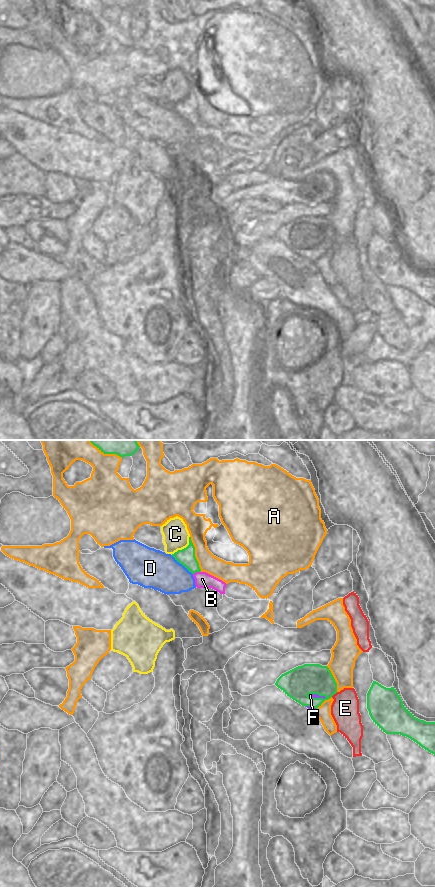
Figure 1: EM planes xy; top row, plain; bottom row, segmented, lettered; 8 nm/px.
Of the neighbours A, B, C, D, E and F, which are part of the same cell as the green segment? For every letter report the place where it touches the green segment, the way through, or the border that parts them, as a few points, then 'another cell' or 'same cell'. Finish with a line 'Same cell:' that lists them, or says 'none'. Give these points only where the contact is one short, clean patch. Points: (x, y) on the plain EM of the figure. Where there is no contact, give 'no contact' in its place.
A: xy (194, 106) | another cell
B: xy (196, 123) | along xy (200, 123), (196, 123), (193, 126) | another cell
C: xy (184, 100) | another cell
D: xy (182, 116) | another cell
E: xy (334, 245) | another cell
F: xy (317, 250) | another cell
Same cell: none

